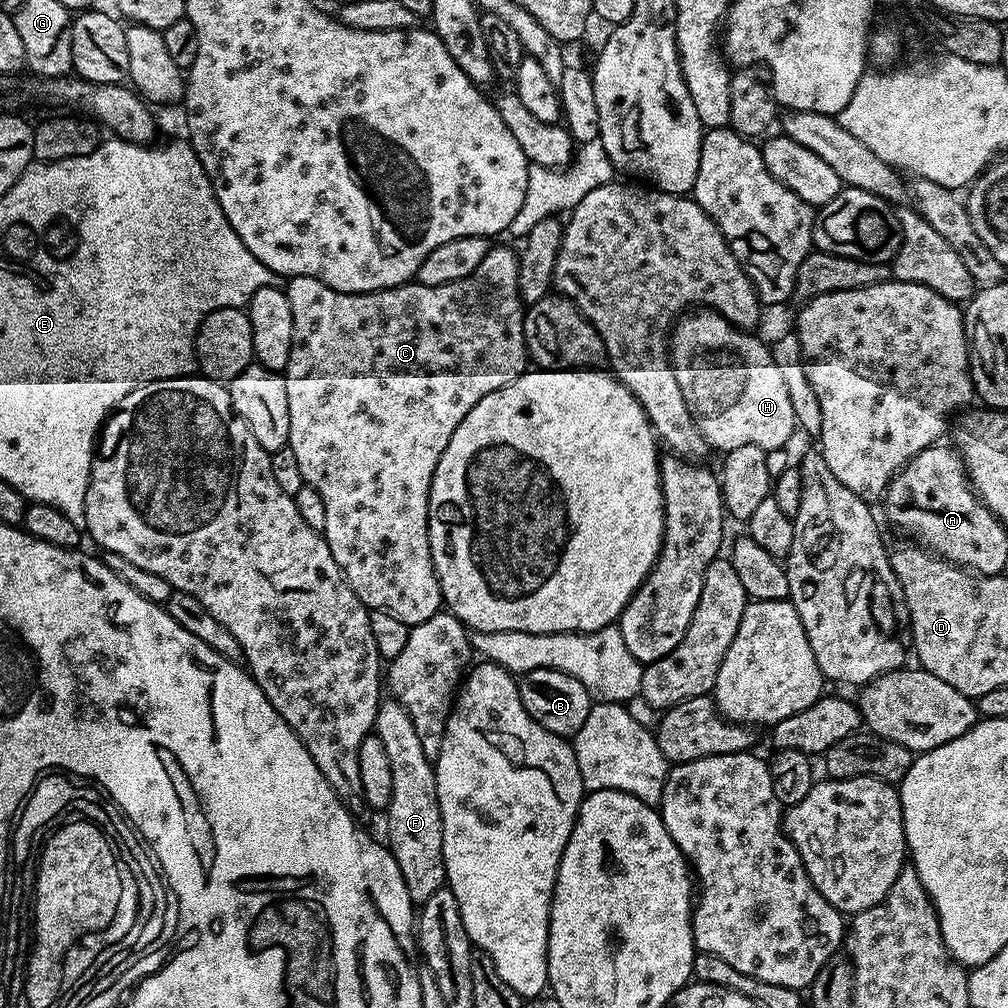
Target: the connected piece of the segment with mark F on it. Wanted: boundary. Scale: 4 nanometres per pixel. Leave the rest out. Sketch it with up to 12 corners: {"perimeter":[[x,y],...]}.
{"perimeter":[[381,699],[394,794],[386,844],[410,898],[446,884],[436,769],[410,714]]}

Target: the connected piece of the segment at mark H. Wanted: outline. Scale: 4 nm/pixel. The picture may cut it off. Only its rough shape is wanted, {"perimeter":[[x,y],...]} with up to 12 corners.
{"perimeter":[[718,312],[675,321],[670,359],[721,453],[798,425],[771,347]]}

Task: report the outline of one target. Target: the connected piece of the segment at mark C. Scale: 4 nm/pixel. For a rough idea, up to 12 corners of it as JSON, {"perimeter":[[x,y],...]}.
{"perimeter":[[515,251],[287,281],[288,447],[369,610],[441,611],[430,486],[529,371]]}

